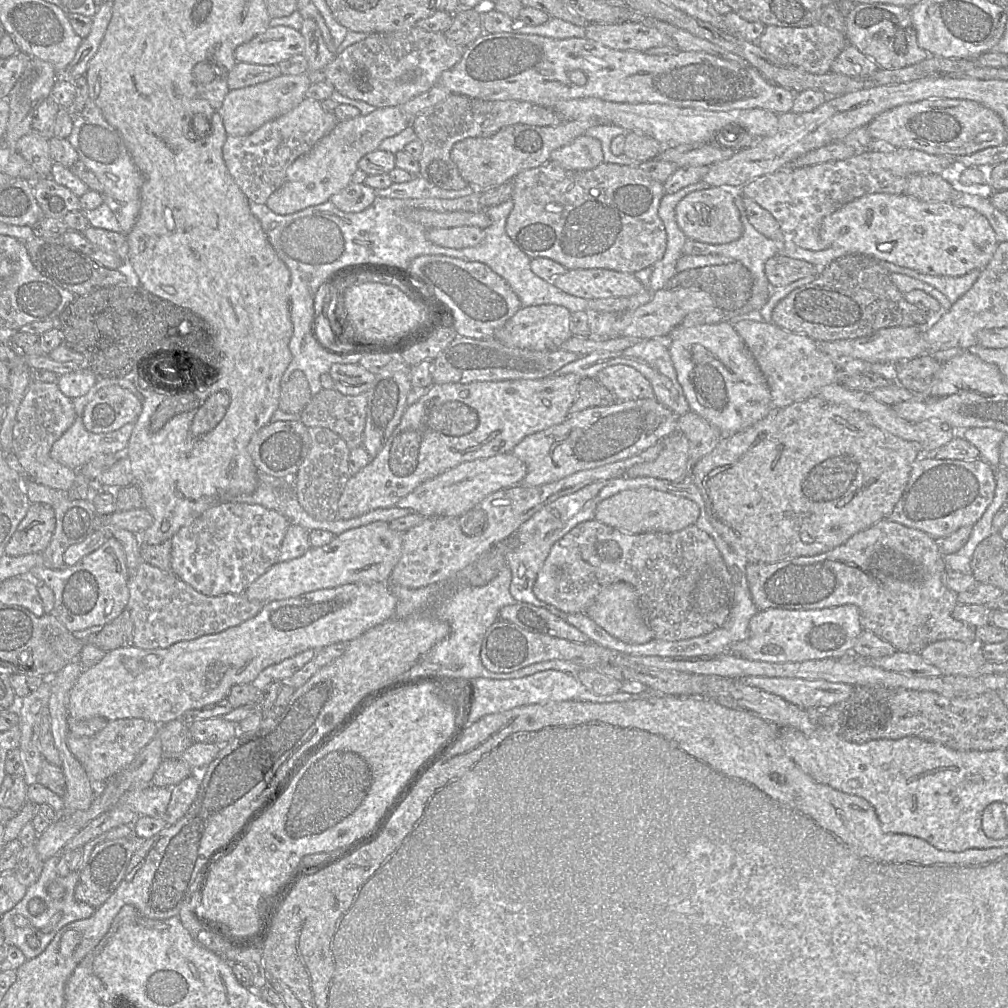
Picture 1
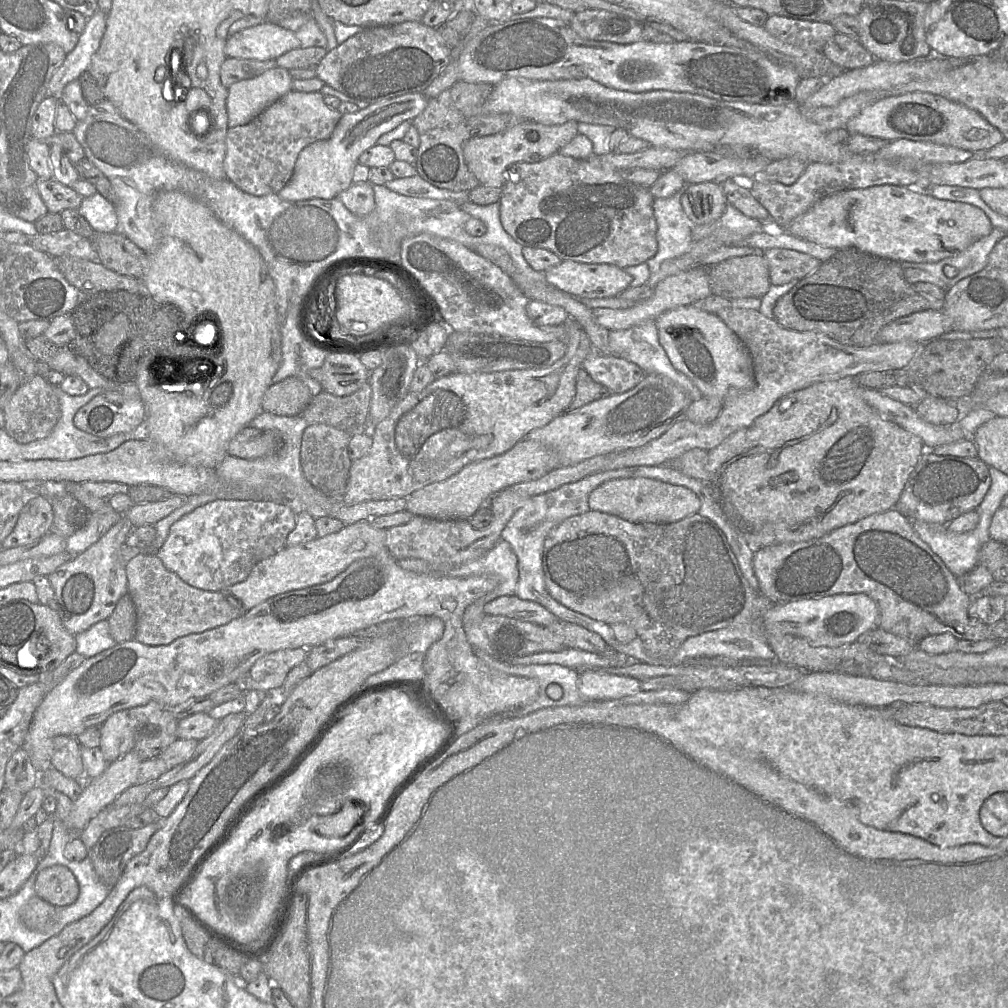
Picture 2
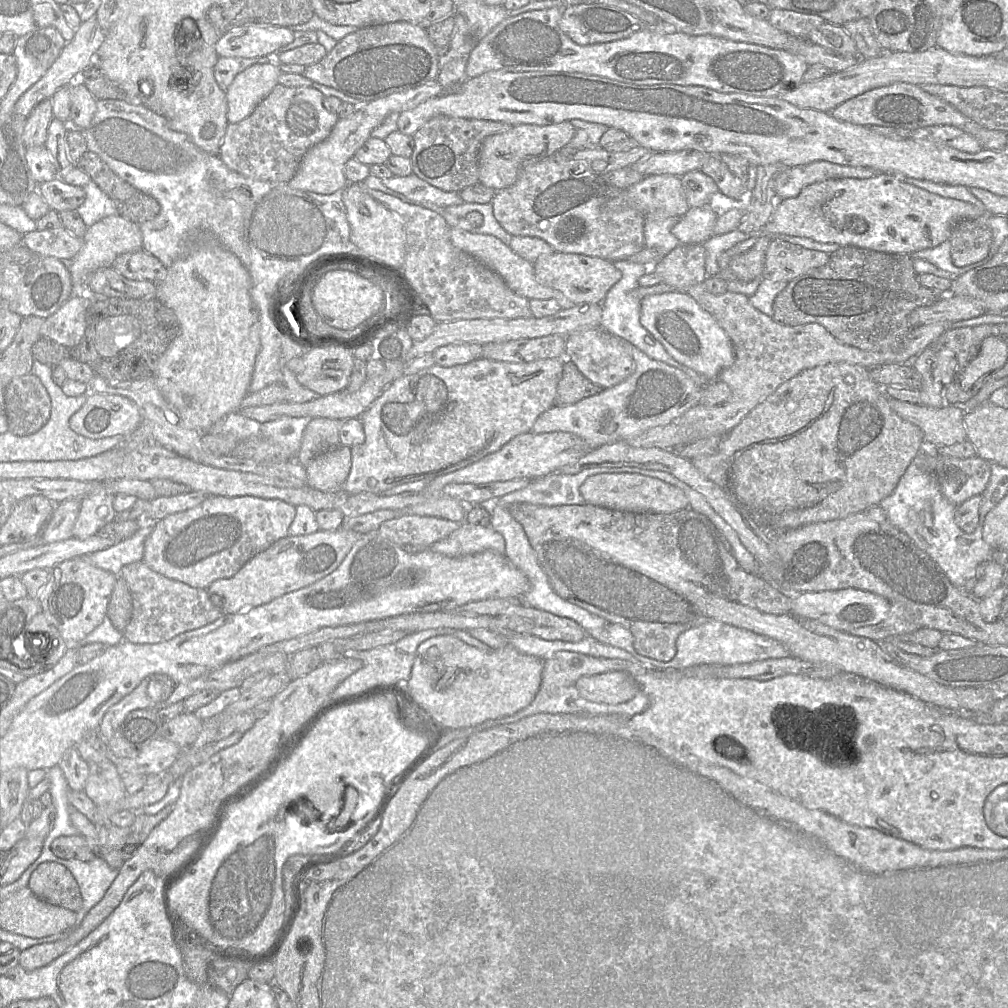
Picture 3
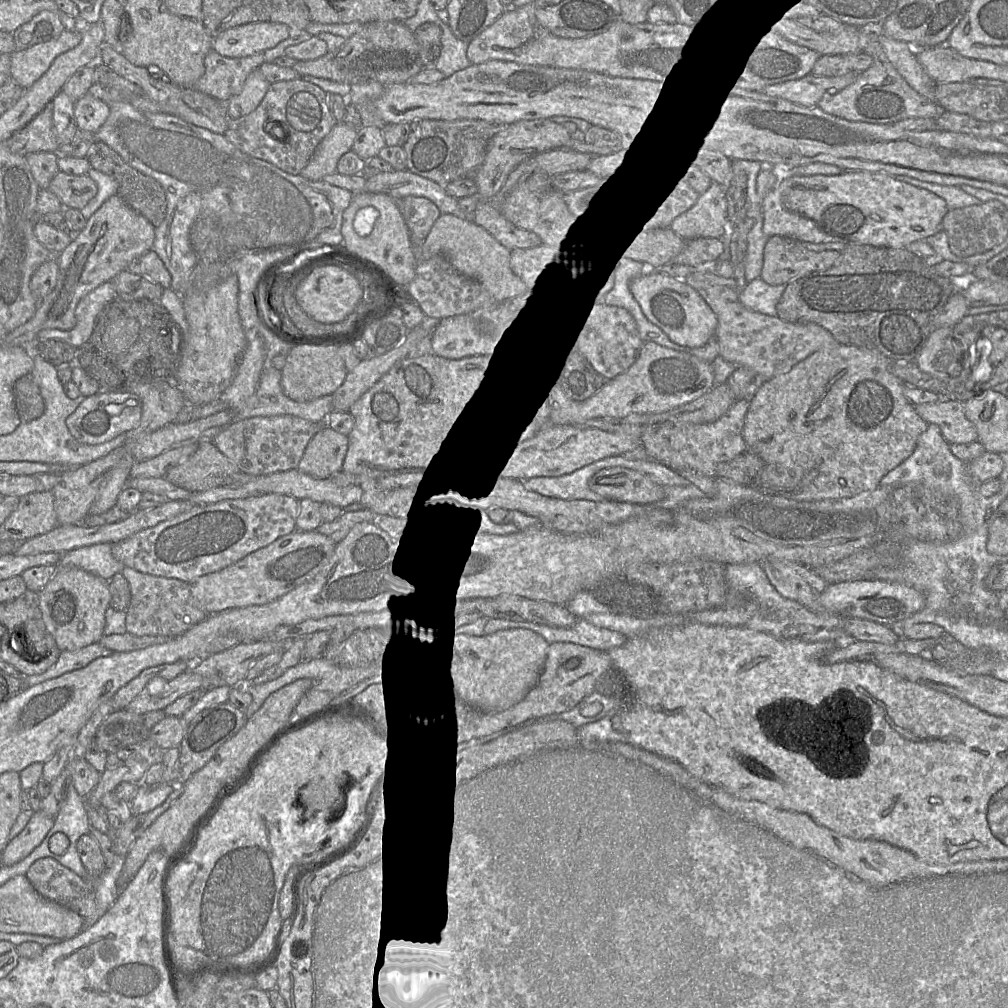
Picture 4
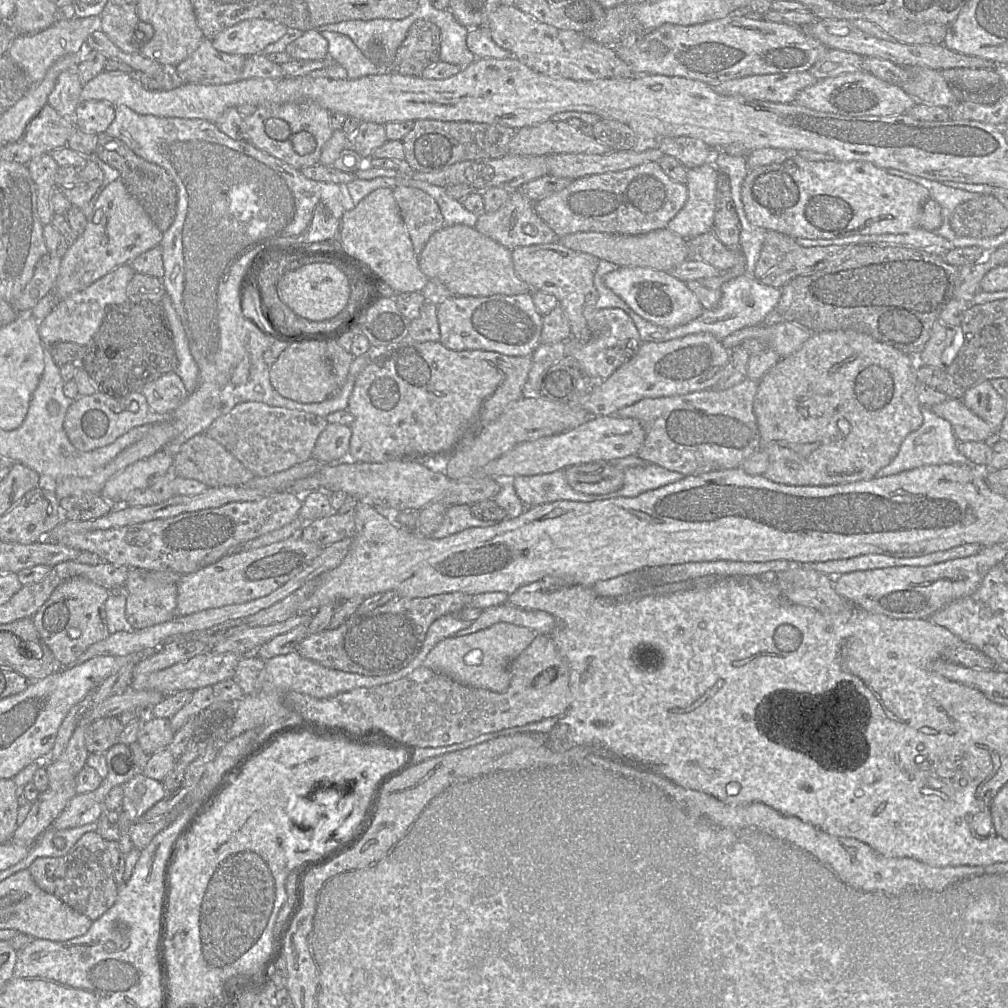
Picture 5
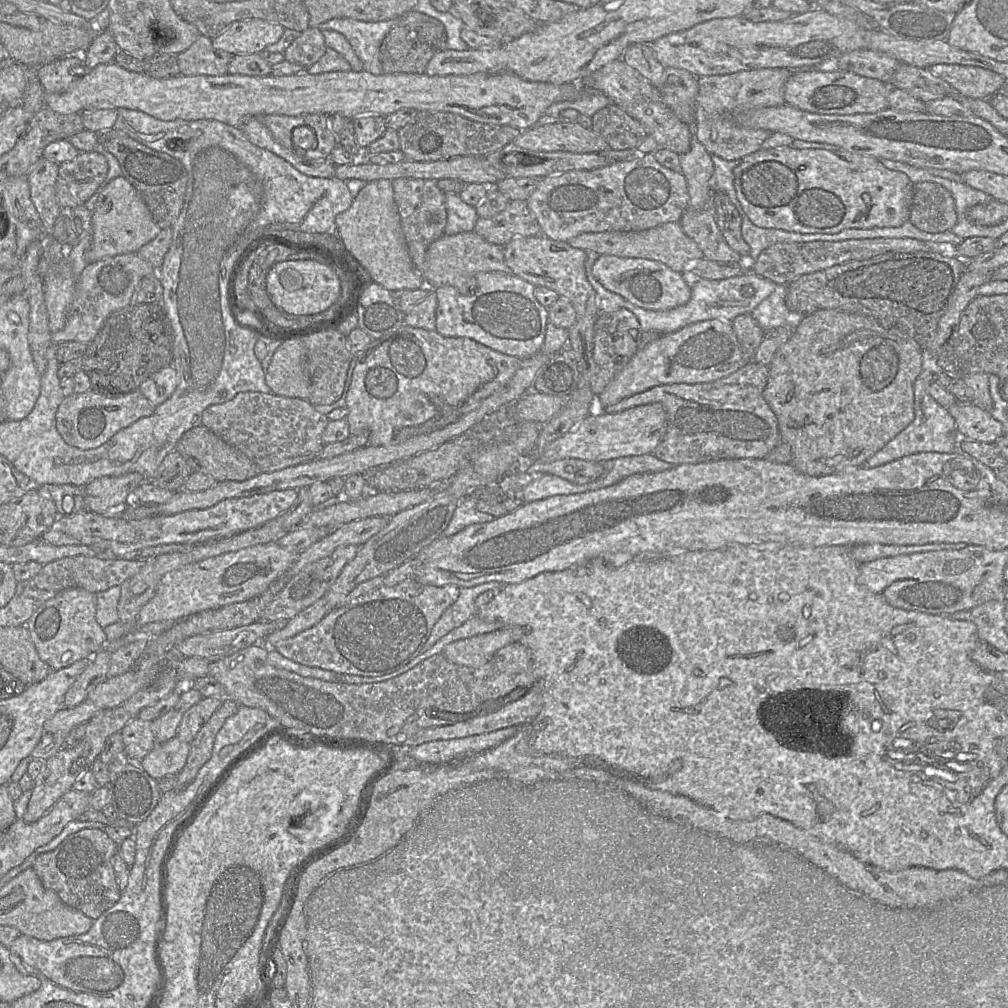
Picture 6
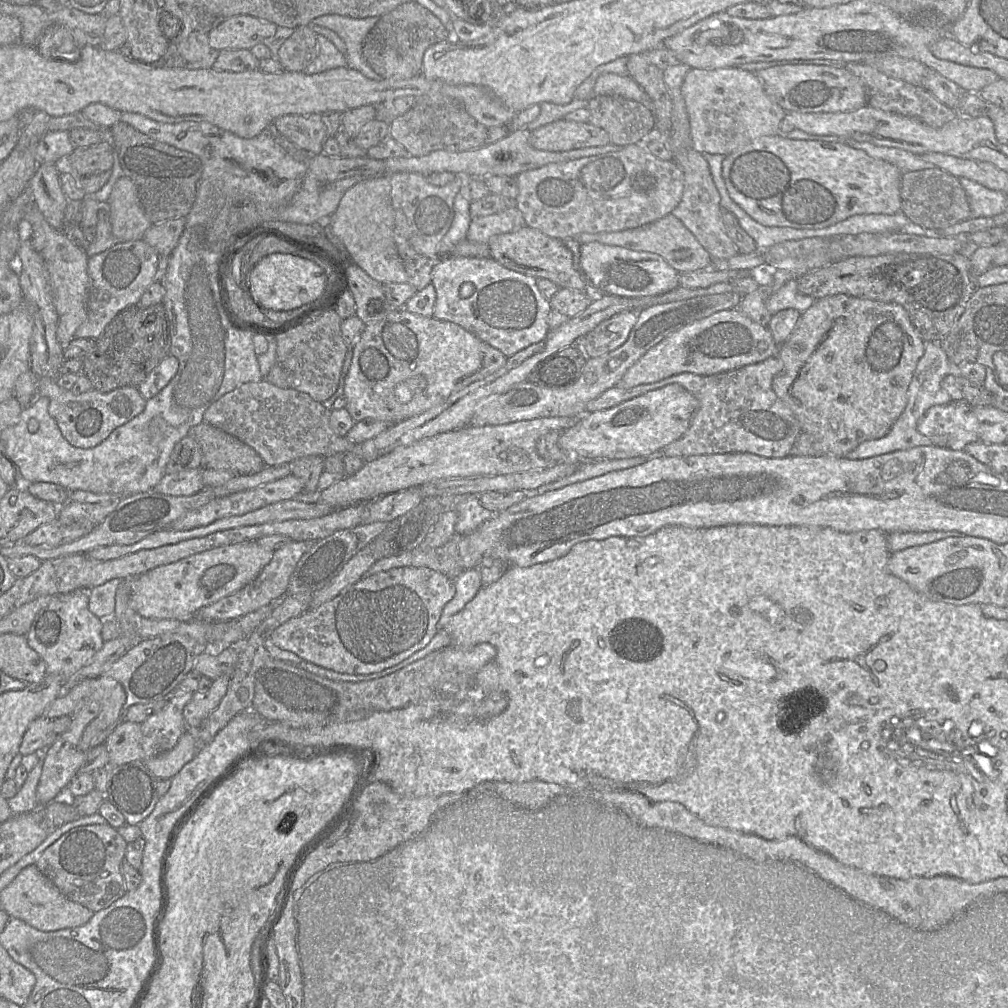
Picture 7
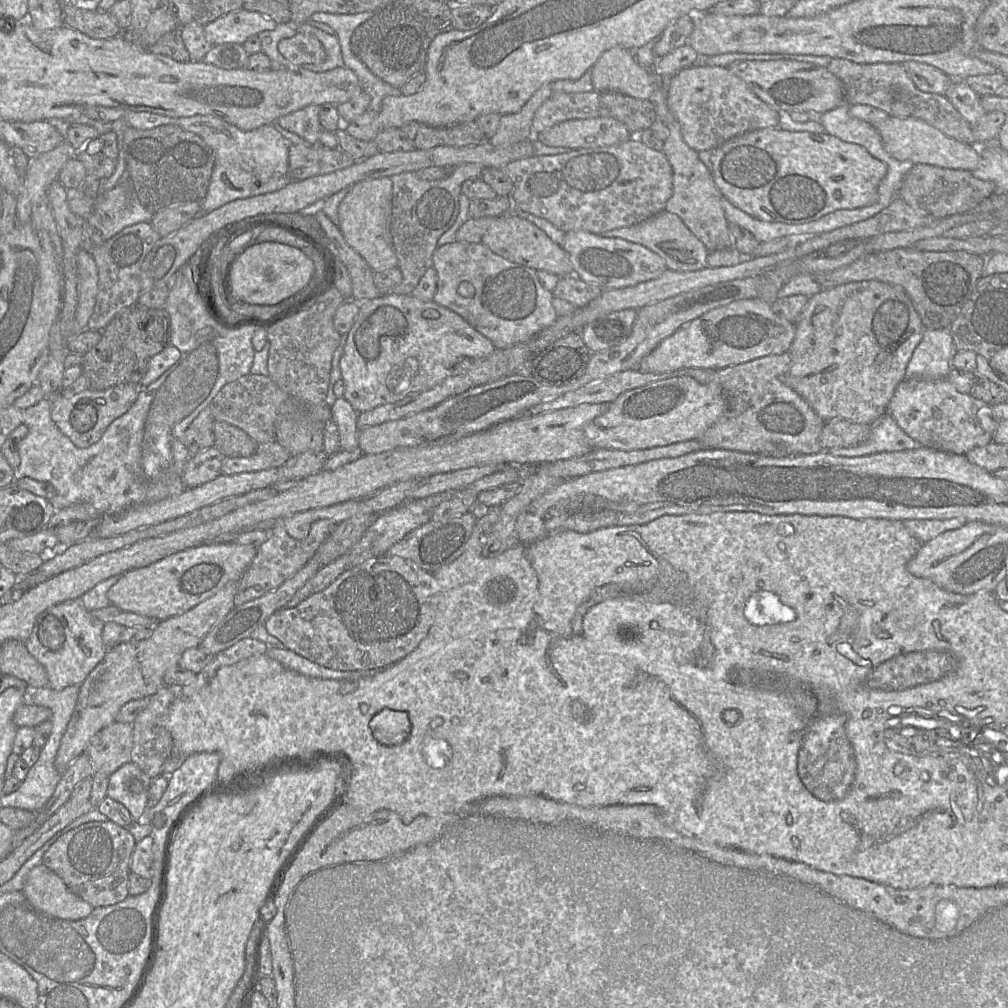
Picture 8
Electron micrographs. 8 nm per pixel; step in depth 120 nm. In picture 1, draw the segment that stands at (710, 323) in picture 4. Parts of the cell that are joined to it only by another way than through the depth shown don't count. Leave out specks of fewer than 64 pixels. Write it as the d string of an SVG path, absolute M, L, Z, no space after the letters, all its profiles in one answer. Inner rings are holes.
M721 321L716 324L691 327L679 325L667 337L667 344L677 380L683 389L690 411L700 415L718 428L722 437L750 427L774 410L769 386L753 355L731 322Z

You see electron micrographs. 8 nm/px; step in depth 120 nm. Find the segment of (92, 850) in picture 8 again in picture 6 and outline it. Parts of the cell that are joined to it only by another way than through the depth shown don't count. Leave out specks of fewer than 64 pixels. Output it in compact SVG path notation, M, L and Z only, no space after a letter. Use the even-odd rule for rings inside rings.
M83 829L67 837L53 851L39 855L32 868L45 888L55 892L66 905L96 920L104 911L113 907L122 894L112 866L112 857L118 851L119 846L104 831Z

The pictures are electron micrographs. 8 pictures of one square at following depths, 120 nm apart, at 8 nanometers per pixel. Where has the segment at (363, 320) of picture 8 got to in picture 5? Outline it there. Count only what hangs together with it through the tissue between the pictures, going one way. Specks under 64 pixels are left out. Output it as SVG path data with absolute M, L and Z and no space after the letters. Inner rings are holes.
M409 336L399 344L370 346L365 354L373 358L374 362L368 364L355 379L347 407L354 417L350 426L352 435L348 459L355 463L385 463L394 460L415 462L424 458L440 459L443 454L450 454L462 438L472 441L485 426L496 420L510 403L527 394L527 379L532 366L531 356L508 356L485 350L454 351L446 348L440 341L416 342L409 339Z

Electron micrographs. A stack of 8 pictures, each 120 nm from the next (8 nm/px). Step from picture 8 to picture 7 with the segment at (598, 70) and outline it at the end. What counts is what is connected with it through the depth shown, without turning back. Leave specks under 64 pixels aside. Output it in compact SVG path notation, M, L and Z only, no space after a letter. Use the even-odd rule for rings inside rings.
M615 73L601 74L596 80L594 94L617 95L641 103L648 99L647 93L631 76Z

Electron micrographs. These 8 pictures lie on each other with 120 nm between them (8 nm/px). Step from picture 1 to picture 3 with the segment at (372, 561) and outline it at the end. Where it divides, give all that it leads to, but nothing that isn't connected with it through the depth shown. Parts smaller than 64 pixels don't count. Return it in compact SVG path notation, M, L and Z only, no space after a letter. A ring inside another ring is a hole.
M345 528L337 530L318 530L315 533L300 536L286 536L274 542L264 551L256 554L231 578L215 580L206 589L211 602L223 614L236 614L271 602L285 594L312 585L335 571L362 534Z

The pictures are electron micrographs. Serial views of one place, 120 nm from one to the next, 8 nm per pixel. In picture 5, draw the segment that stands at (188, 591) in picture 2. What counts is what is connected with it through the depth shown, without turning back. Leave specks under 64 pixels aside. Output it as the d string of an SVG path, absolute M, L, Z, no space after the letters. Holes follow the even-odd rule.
M130 569L125 583L126 618L134 629L144 629L175 617L177 583L146 580L147 571Z

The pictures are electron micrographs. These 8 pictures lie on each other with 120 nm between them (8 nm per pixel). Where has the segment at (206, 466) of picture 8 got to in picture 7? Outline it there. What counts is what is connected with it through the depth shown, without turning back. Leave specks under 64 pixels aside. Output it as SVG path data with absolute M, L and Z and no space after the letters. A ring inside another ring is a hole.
M204 466L165 474L156 487L151 490L171 496L190 496L205 488L203 483Z

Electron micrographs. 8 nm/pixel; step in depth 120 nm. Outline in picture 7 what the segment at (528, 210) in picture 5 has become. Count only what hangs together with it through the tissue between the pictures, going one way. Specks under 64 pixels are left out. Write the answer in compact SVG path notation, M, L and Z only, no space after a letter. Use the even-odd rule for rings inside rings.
M511 204L509 208L500 213L473 218L466 239L488 244L492 237L516 231L525 225L523 214L514 204Z

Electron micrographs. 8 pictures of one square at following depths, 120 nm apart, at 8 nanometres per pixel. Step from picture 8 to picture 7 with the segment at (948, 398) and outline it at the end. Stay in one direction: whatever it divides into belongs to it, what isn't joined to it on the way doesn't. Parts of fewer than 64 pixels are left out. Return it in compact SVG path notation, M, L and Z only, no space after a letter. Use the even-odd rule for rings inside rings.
M964 401L932 406L918 421L917 430L929 438L933 446L951 450L963 450L968 444L978 441L971 407Z

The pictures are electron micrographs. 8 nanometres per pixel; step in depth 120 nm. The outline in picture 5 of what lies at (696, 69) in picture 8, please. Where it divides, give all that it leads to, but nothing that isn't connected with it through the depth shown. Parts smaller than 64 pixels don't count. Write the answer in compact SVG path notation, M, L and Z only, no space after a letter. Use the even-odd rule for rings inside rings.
M810 71L750 75L721 82L713 89L721 95L747 99L792 103L796 95L817 81Z

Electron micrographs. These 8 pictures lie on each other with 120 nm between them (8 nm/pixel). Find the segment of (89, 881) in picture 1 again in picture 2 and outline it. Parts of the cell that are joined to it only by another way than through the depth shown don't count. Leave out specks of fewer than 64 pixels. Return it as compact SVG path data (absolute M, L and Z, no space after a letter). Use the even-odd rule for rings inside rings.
M159 819L138 829L119 826L102 833L88 856L99 880L109 890L118 882L129 860L146 848L164 820Z

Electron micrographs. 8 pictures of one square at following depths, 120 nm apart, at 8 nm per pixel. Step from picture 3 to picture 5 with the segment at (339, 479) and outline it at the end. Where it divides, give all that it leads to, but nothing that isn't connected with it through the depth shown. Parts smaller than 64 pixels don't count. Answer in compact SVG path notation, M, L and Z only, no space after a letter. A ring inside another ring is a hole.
M328 423L317 438L311 457L328 465L348 459L351 435L351 427Z

